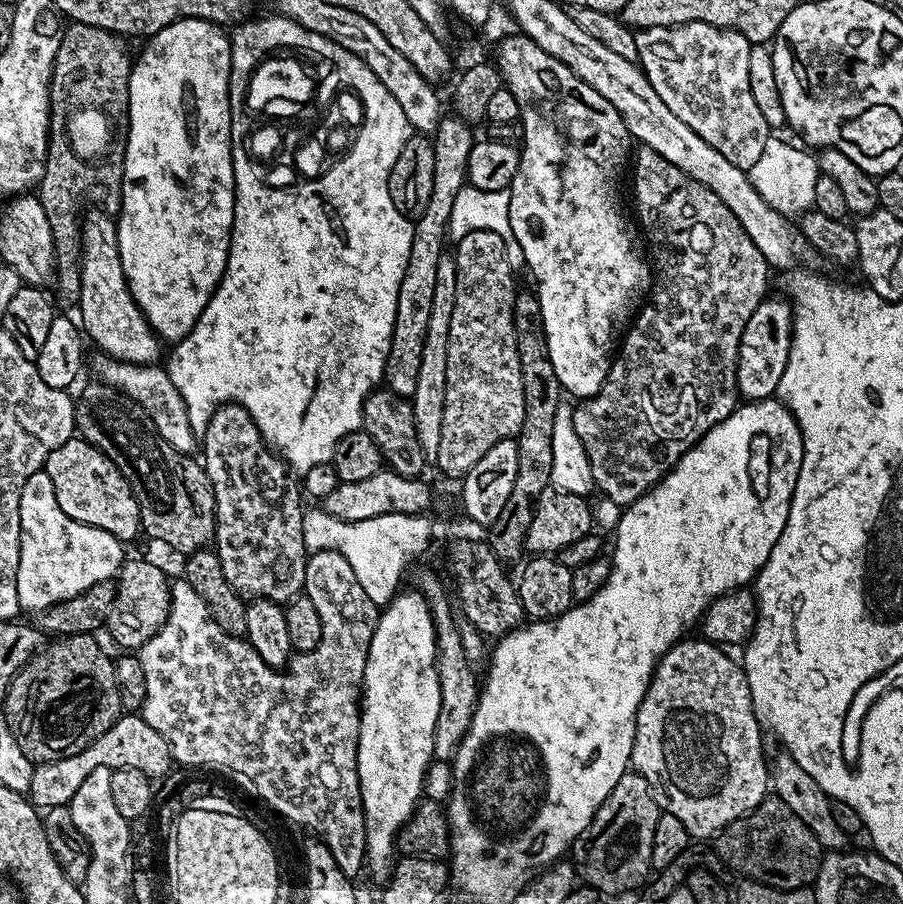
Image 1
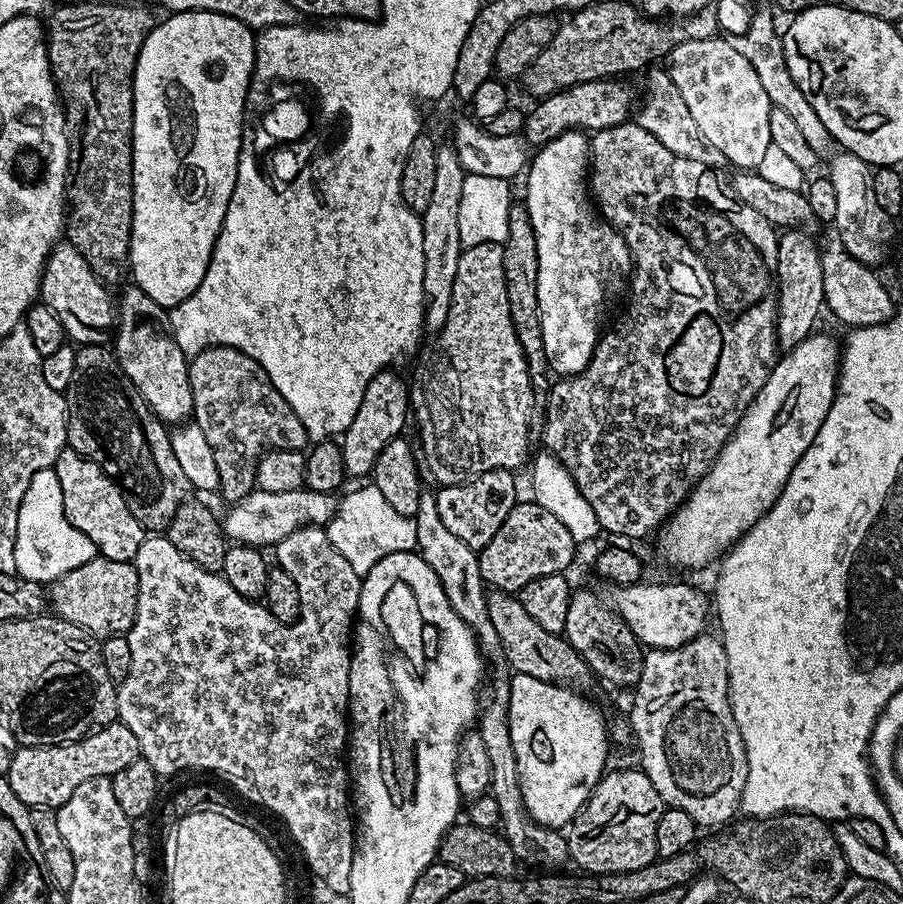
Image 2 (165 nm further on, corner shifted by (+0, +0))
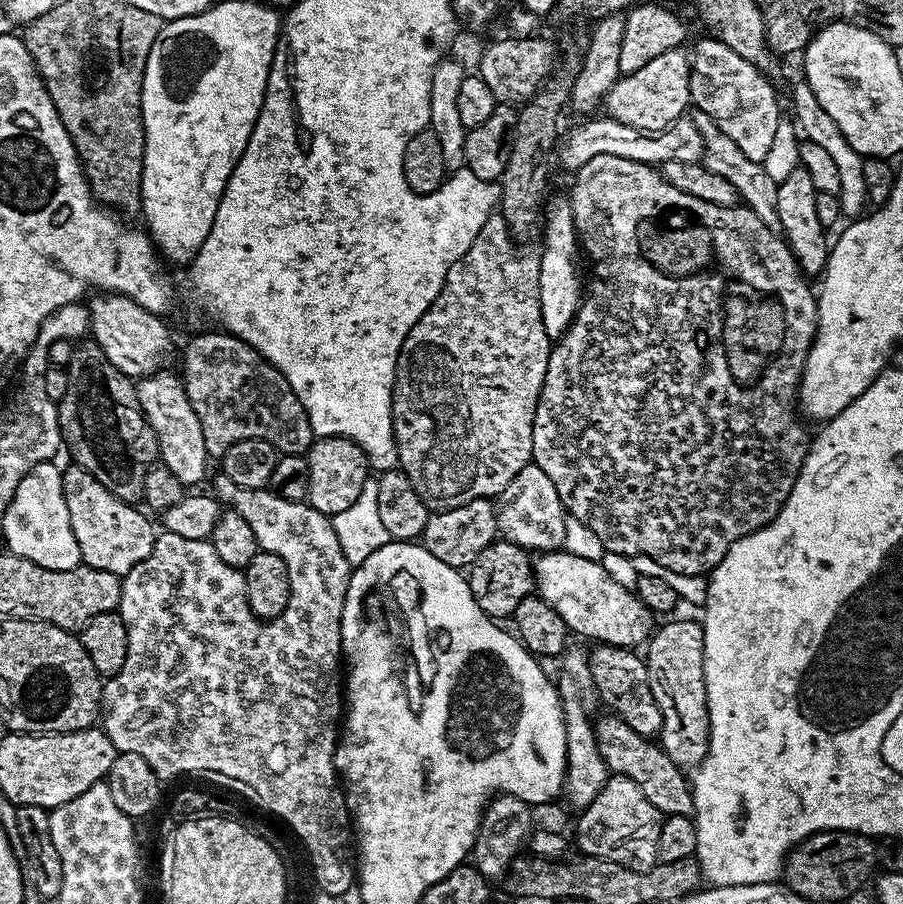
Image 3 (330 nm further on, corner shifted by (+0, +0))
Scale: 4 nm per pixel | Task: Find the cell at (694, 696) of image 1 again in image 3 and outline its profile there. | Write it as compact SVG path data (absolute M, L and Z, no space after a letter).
M672 620L653 631L647 641L646 663L650 690L662 710L658 743L664 753L685 770L695 769L708 753L710 718L704 681L704 625L696 620Z

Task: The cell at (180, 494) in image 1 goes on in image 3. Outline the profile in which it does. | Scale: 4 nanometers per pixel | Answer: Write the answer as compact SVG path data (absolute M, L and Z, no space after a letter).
M80 342L73 347L66 371L66 394L58 401L63 447L110 494L130 505L143 501L146 474L157 463L160 448L156 431L148 424L136 396L133 377L110 366L110 358L94 342Z

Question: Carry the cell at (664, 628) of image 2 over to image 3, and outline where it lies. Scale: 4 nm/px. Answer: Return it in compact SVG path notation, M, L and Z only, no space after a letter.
M565 550L539 553L534 560L534 588L562 614L562 622L566 622L569 633L576 635L577 632L591 642L635 649L654 631L654 613L647 603L633 589L614 582L599 560L580 558Z

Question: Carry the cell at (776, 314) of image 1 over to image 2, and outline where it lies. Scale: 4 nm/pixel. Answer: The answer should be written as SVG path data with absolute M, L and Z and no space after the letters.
M784 230L779 233L776 245L776 342L781 349L787 350L798 346L807 336L813 335L816 319L820 311L825 311L824 283L822 282L821 249L816 249L816 240L808 230Z

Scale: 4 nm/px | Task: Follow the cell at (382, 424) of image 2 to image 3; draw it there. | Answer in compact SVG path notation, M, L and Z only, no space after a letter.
M321 436L313 439L312 447L307 449L308 458L308 499L314 510L326 517L342 514L362 494L362 486L370 479L368 455L352 440L345 436Z

